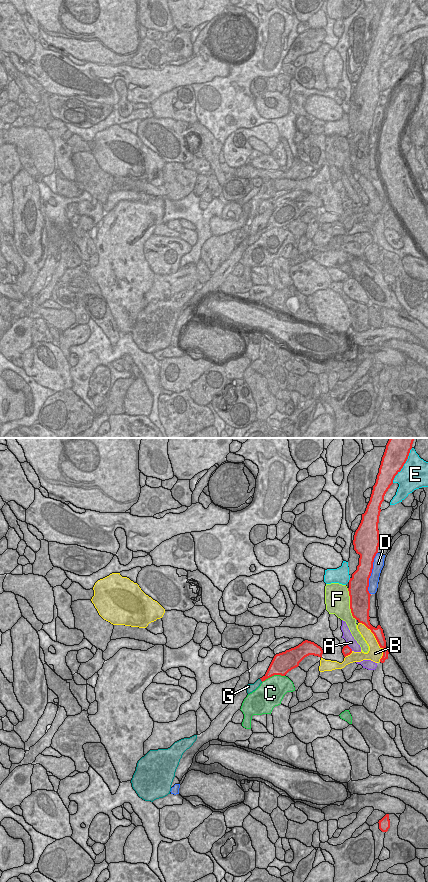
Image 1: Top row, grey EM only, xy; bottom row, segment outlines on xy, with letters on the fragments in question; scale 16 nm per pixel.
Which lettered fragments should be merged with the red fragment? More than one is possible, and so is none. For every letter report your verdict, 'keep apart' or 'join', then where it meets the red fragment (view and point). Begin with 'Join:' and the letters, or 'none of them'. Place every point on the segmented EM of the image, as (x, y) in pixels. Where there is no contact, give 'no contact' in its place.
Join: G
A: keep apart; meets red in xy at (349, 647)
B: keep apart; meets red in xy at (376, 639)
C: keep apart; meets red in xy at (273, 675)
D: keep apart; meets red in xy at (371, 572)
E: keep apart; meets red in xy at (403, 465)
F: keep apart; meets red in xy at (350, 604)
G: join; meets red in xy at (261, 680)

